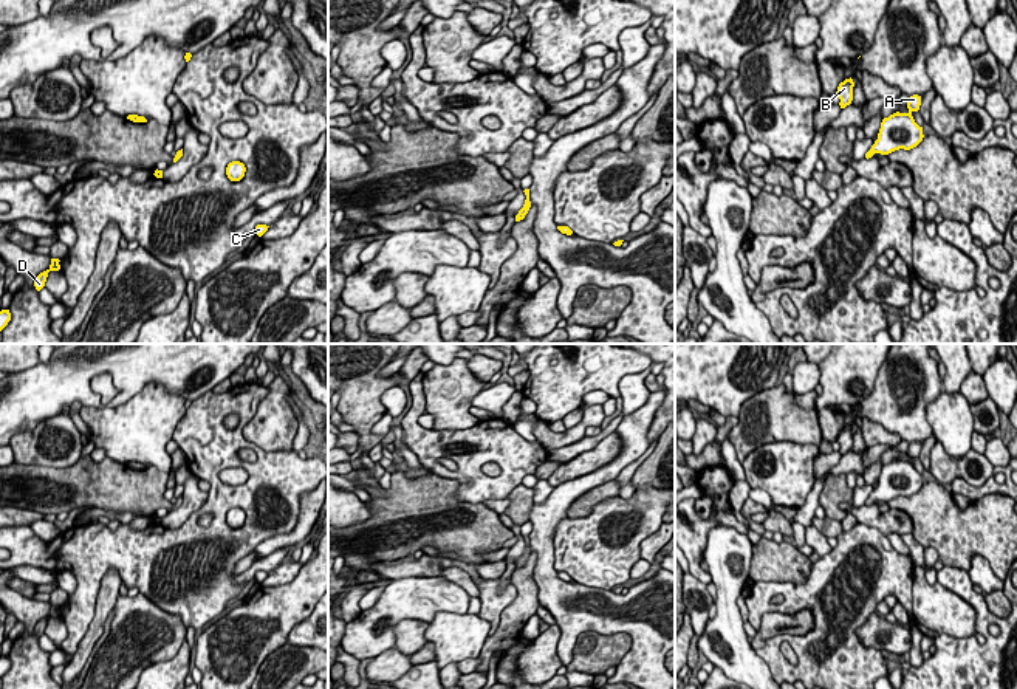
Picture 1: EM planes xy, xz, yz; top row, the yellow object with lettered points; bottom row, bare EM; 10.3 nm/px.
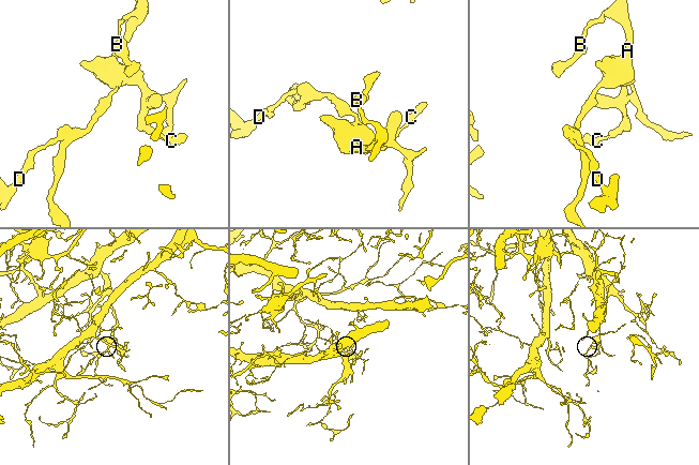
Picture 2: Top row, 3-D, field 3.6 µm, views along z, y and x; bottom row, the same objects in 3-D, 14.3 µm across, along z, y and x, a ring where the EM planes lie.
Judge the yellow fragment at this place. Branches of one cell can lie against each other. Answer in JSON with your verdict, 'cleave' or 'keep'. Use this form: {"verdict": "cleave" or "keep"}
{"verdict": "keep"}

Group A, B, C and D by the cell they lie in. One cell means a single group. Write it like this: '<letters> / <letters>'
A B C D

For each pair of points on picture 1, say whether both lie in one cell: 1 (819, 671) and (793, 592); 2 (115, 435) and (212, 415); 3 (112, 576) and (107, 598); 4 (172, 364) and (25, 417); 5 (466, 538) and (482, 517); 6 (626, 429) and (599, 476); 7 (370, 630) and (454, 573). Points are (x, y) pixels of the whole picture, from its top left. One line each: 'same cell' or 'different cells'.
1: same cell
2: different cells
3: same cell
4: same cell
5: same cell
6: same cell
7: different cells

